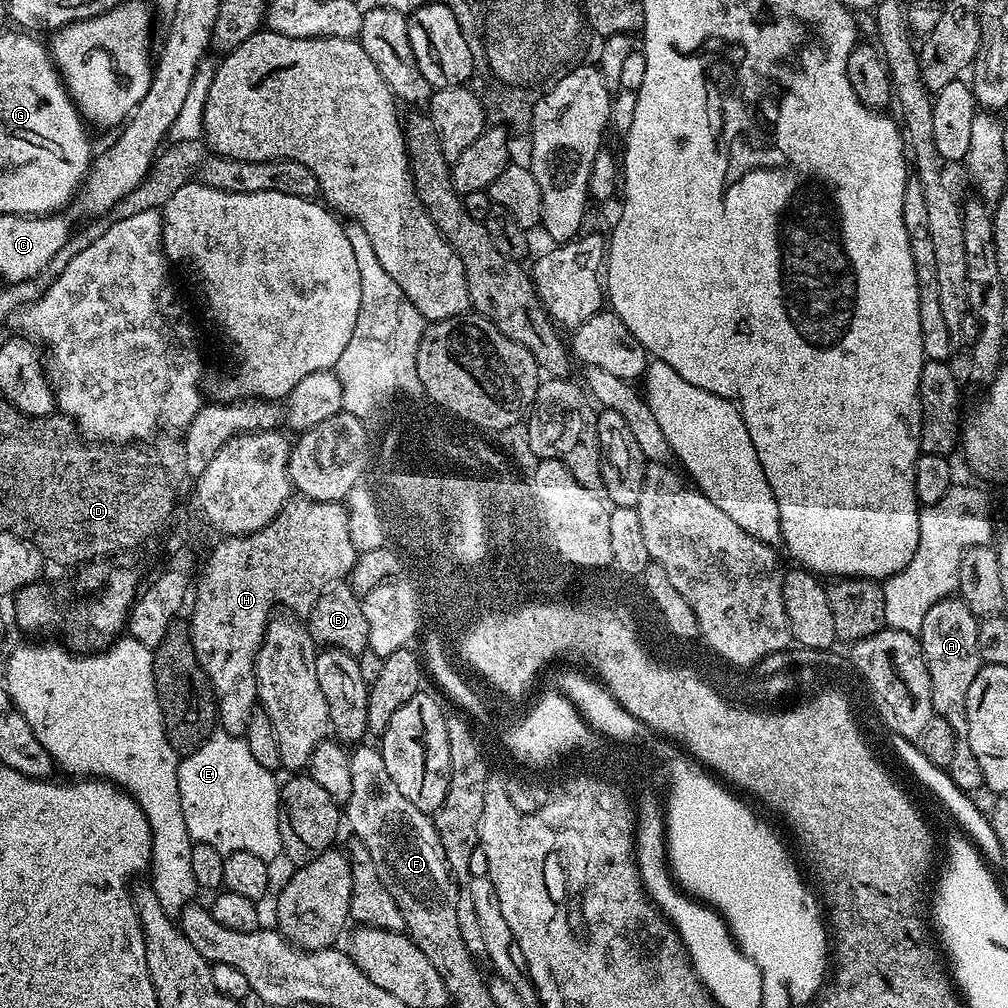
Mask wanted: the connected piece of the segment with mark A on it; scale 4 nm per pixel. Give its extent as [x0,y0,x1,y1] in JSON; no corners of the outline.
[918,598,984,794]

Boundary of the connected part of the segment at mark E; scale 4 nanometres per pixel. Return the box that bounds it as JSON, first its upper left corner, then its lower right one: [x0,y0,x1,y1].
[178,731,282,861]

